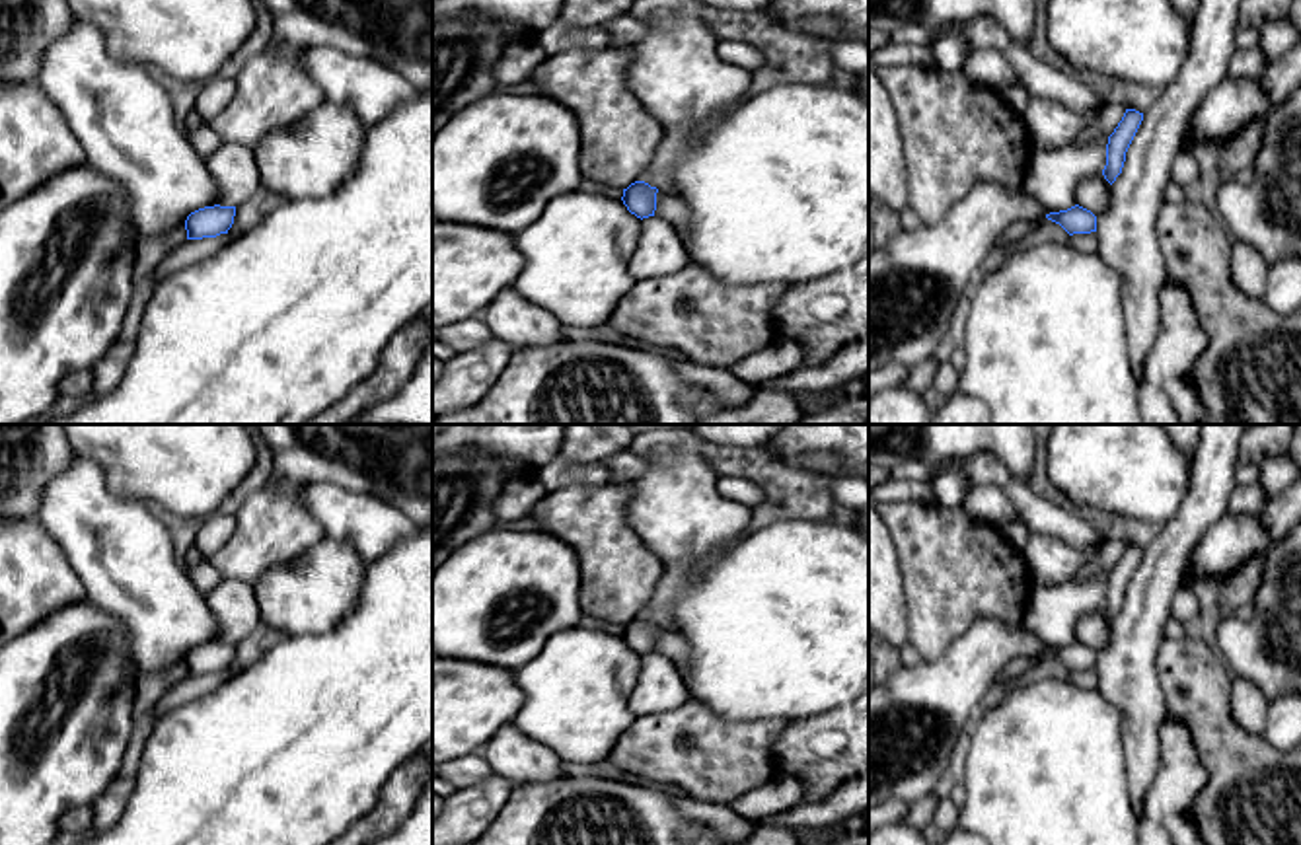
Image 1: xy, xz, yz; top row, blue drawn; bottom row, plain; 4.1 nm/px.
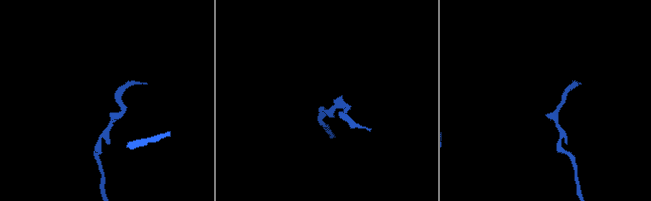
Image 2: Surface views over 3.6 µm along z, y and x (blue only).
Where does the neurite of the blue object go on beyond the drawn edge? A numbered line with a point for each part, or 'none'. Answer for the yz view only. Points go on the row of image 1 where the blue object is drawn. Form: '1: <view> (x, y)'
none

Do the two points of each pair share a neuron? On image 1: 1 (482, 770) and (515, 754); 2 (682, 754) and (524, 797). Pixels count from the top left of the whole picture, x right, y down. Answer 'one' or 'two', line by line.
1: two
2: two

